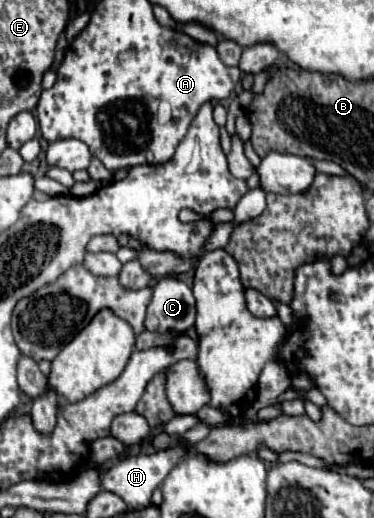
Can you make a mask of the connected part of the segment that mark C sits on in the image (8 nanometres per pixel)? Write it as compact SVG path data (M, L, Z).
M176 276L160 278L152 288L152 300L146 312L146 330L186 332L194 326L194 296L186 282Z

